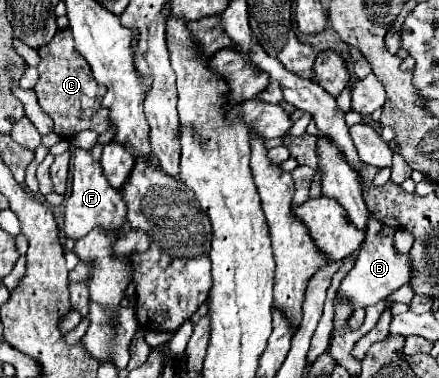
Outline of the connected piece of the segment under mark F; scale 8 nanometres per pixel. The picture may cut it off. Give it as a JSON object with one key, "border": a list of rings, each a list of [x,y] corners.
{"border":[[[77,149],[73,151],[73,187],[71,187],[71,197],[65,203],[65,235],[71,239],[81,239],[85,237],[93,227],[103,227],[103,229],[119,229],[125,223],[127,215],[127,205],[121,197],[119,189],[113,189],[103,175],[101,163],[93,159],[91,151]]]}

